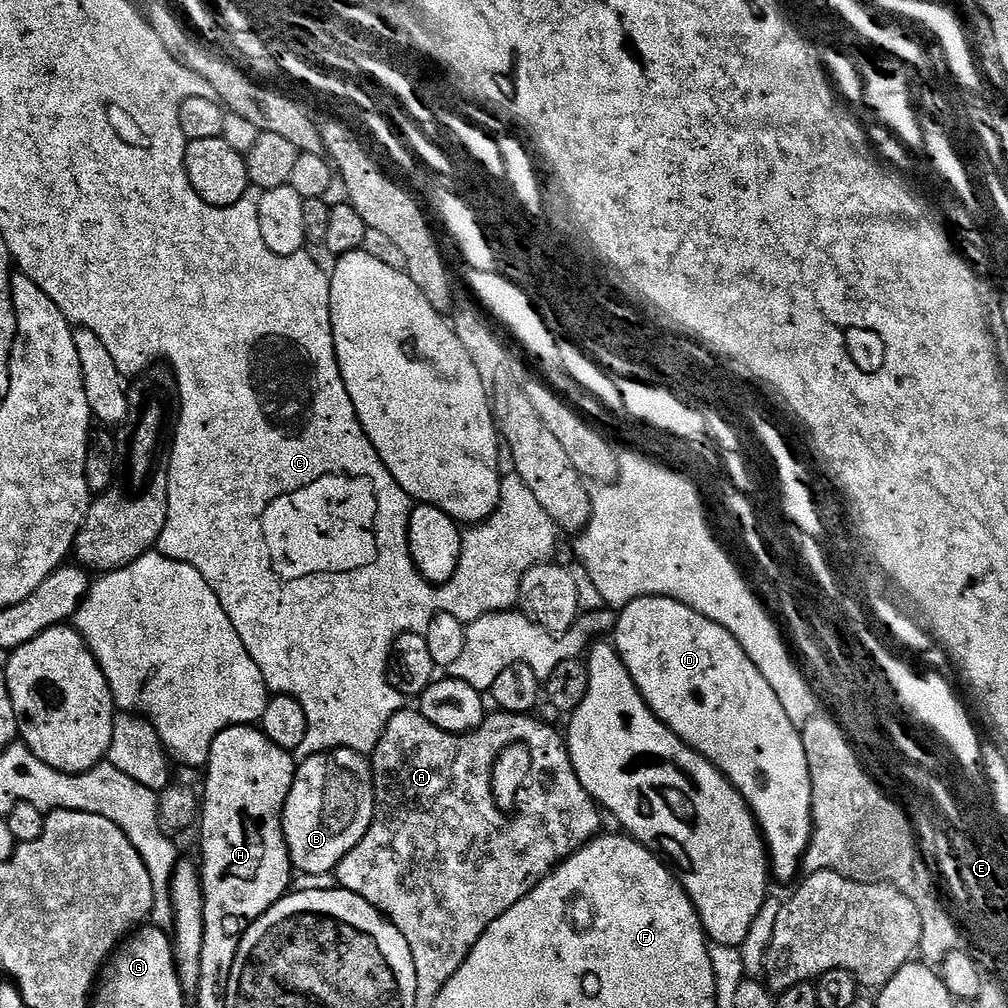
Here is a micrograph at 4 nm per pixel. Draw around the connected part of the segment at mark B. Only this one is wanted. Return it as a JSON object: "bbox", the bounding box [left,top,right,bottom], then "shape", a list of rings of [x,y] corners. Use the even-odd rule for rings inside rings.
{"bbox":[284,748,376,876],"shape":[[[344,748],[344,764],[348,768],[354,768],[354,772],[358,772],[358,798],[360,798],[360,790],[362,790],[362,796],[364,800],[360,800],[358,804],[350,804],[350,812],[322,812],[322,788],[324,788],[324,760],[322,758],[317,758],[315,754],[307,757],[297,767],[296,777],[292,783],[292,789],[290,794],[286,798],[284,803],[284,837],[286,838],[286,846],[288,847],[288,857],[292,860],[292,867],[297,873],[305,872],[308,876],[324,876],[327,874],[335,873],[336,868],[342,862],[344,855],[350,850],[354,850],[354,846],[358,841],[364,837],[368,832],[368,827],[372,825],[372,819],[374,818],[375,808],[376,808],[376,798],[375,798],[375,786],[374,777],[372,774],[372,765],[370,763],[369,757],[363,752],[355,752],[349,748]],[[312,776],[316,776],[316,786],[312,788],[316,794],[310,794],[308,786],[312,784]]]}

